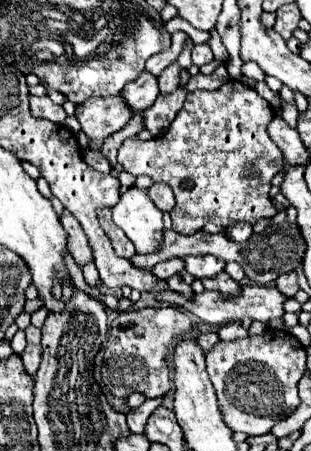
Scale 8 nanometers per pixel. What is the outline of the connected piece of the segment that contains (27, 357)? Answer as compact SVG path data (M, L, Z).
M27 346L27 348L23 350L23 354L21 354L23 366L25 366L25 370L27 370L31 376L35 376L35 372L37 372L37 368L39 368L39 364L41 364L41 352L43 352L41 346Z

